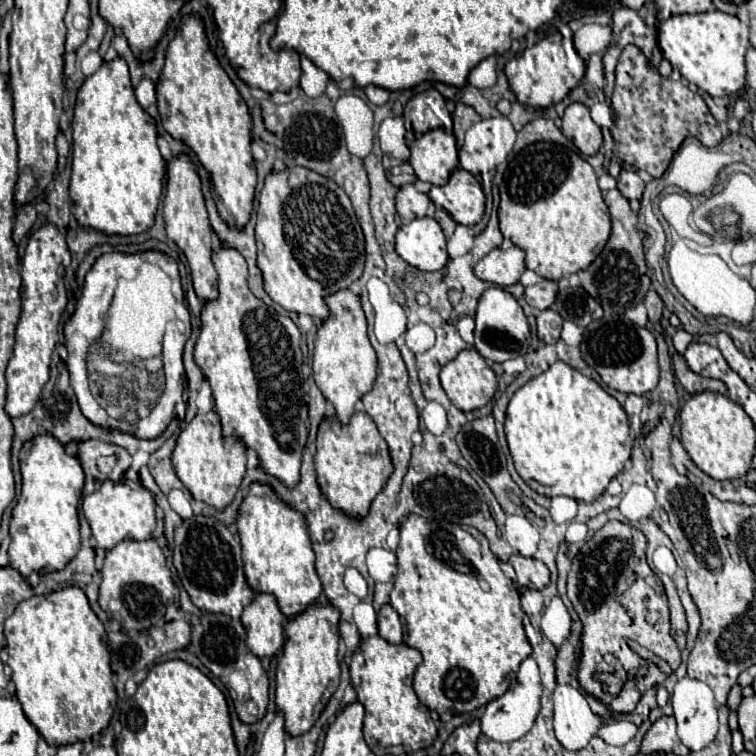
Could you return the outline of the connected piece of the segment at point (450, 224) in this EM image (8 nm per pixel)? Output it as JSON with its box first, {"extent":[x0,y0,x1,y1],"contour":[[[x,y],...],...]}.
{"extent":[433,208,457,238],"contour":[[[441,208],[435,210],[433,218],[441,224],[441,228],[443,228],[443,232],[445,232],[445,238],[451,238],[451,234],[453,234],[453,230],[455,230],[455,226],[457,226],[455,220],[453,220],[445,210],[441,210]]]}

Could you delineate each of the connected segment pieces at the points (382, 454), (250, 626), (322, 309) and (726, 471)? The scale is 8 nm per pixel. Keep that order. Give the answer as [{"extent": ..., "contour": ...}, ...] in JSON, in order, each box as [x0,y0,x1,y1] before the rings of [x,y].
[{"extent":[315,412,393,516],"contour":[[[367,412],[353,414],[349,424],[341,424],[337,416],[321,422],[317,434],[315,468],[319,486],[327,500],[349,516],[365,516],[369,512],[373,498],[383,490],[393,470],[387,442]]]},{"extent":[241,592,285,658],"contour":[[[259,592],[243,610],[241,622],[247,630],[247,646],[259,658],[271,658],[283,646],[285,616],[273,594]]]},{"extent":[255,166,365,322],"contour":[[[303,166],[267,174],[259,196],[255,240],[265,292],[289,312],[303,312],[323,322],[329,314],[323,296],[349,288],[363,274],[365,242],[349,196],[331,178]]]},{"extent":[681,392,755,480],"contour":[[[697,392],[681,408],[681,444],[691,460],[715,480],[737,480],[751,468],[755,452],[755,426],[747,412],[719,392]]]}]

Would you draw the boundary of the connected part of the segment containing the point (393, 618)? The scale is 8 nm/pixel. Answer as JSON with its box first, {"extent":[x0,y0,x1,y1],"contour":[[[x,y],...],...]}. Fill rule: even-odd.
{"extent":[377,604,401,644],"contour":[[[383,604],[377,612],[377,624],[379,624],[379,636],[385,638],[391,644],[401,644],[401,620],[397,610],[391,604]]]}

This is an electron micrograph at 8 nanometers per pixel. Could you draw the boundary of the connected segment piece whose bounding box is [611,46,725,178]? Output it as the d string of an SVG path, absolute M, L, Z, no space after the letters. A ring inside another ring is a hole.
M637 46L623 48L615 76L617 80L611 102L619 118L611 128L611 134L621 162L645 170L653 178L661 178L669 168L673 154L687 136L695 136L703 146L719 146L723 142L723 130L711 116L705 100L683 82L661 78Z

